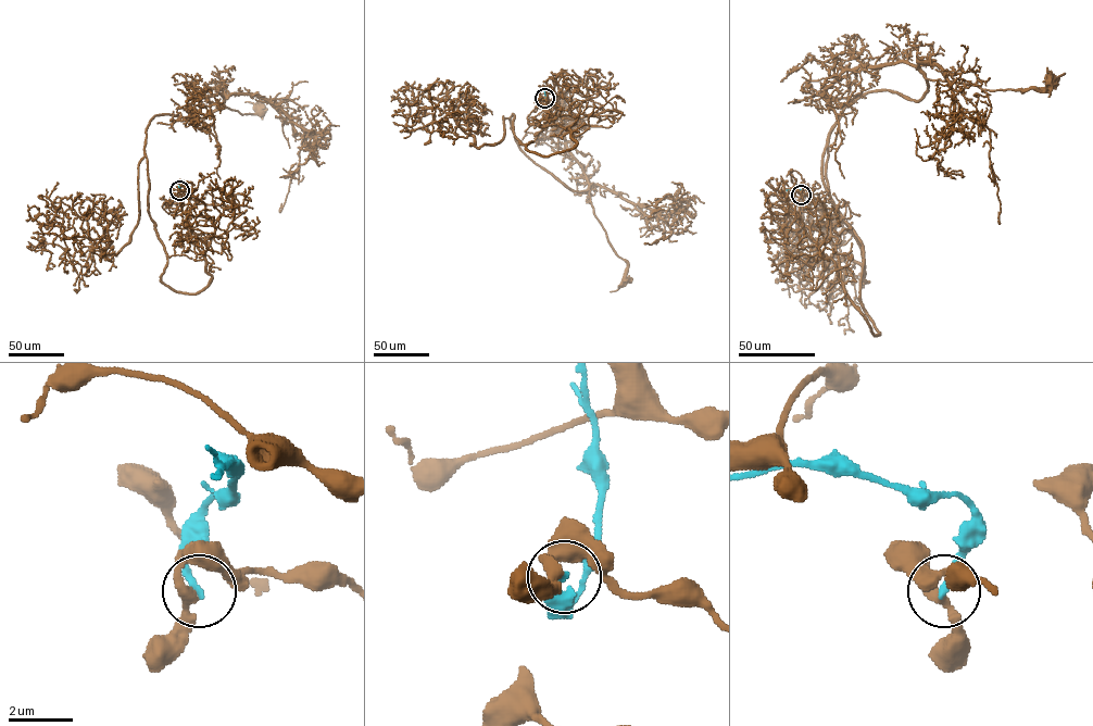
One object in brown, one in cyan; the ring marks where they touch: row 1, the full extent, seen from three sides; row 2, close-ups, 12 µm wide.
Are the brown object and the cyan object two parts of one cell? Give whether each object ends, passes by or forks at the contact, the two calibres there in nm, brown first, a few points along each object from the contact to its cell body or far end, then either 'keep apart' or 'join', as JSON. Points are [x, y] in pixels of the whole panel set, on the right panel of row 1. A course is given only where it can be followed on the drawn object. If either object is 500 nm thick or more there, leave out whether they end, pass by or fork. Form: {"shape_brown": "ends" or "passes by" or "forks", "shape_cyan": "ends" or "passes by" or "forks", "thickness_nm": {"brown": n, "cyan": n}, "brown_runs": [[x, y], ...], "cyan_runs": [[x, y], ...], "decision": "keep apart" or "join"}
{"shape_brown": "passes by", "shape_cyan": "ends", "thickness_nm": {"brown": 300, "cyan": 240}, "brown_runs": [[801, 195], [878, 335], [862, 241], [824, 182], [831, 126], [867, 92], [918, 100], [926, 78], [1051, 82]], "cyan_runs": [[801, 195], [799, 189], [787, 190]], "decision": "keep apart"}

